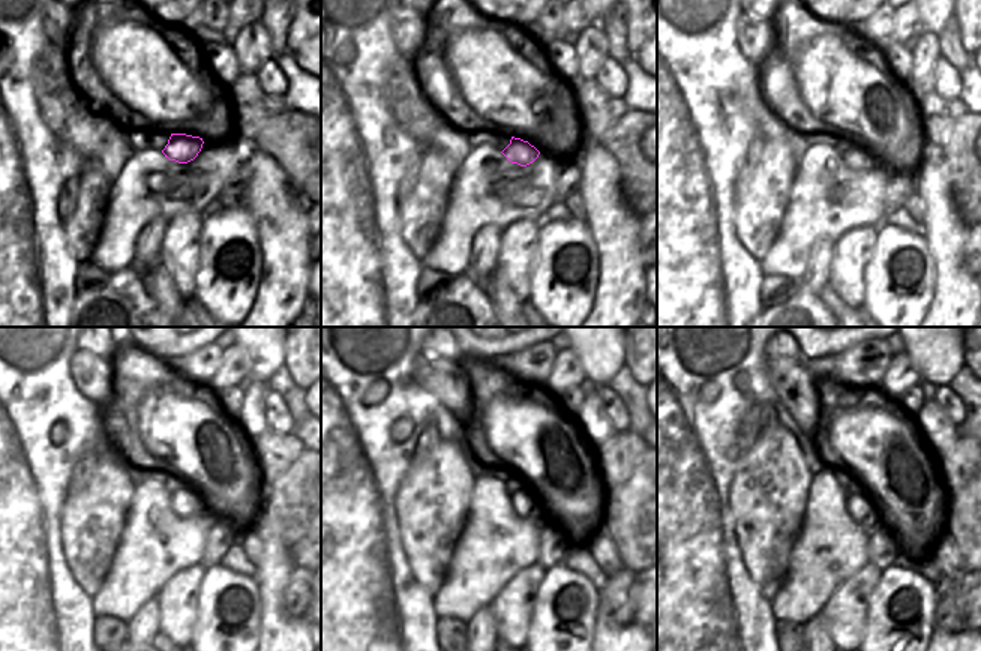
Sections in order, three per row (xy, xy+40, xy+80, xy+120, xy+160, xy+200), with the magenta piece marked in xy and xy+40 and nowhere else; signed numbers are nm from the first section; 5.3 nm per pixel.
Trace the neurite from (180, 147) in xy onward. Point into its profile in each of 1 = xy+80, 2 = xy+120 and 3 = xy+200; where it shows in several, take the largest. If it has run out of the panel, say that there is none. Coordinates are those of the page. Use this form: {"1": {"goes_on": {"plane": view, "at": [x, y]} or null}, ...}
{"1": {"goes_on": {"plane": "xy+80", "at": [857, 158]}}, "2": {"goes_on": {"plane": "xy+120", "at": [185, 497]}}, "3": {"goes_on": {"plane": "xy+200", "at": [860, 513]}}}

